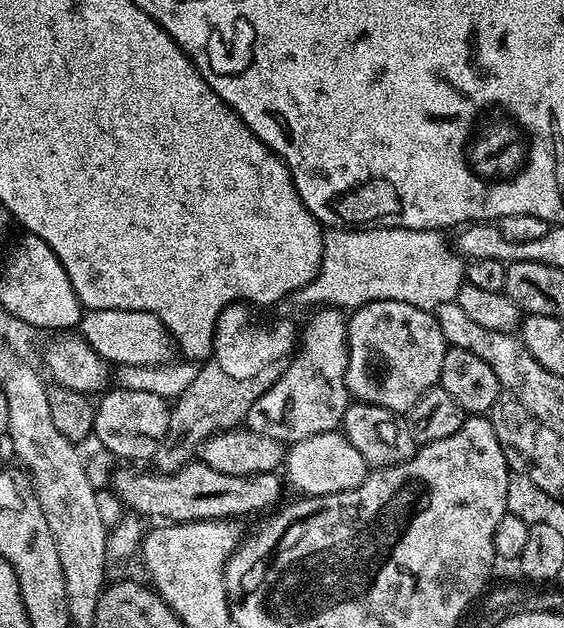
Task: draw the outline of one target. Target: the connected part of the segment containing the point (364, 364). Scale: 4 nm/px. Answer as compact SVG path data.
M375 300L355 309L347 317L347 322L348 361L344 381L353 401L382 406L397 414L407 414L410 406L414 406L414 402L418 402L426 390L439 385L442 358L446 358L450 346L442 334L442 326L438 326L435 315L429 309L410 306L406 302Z

